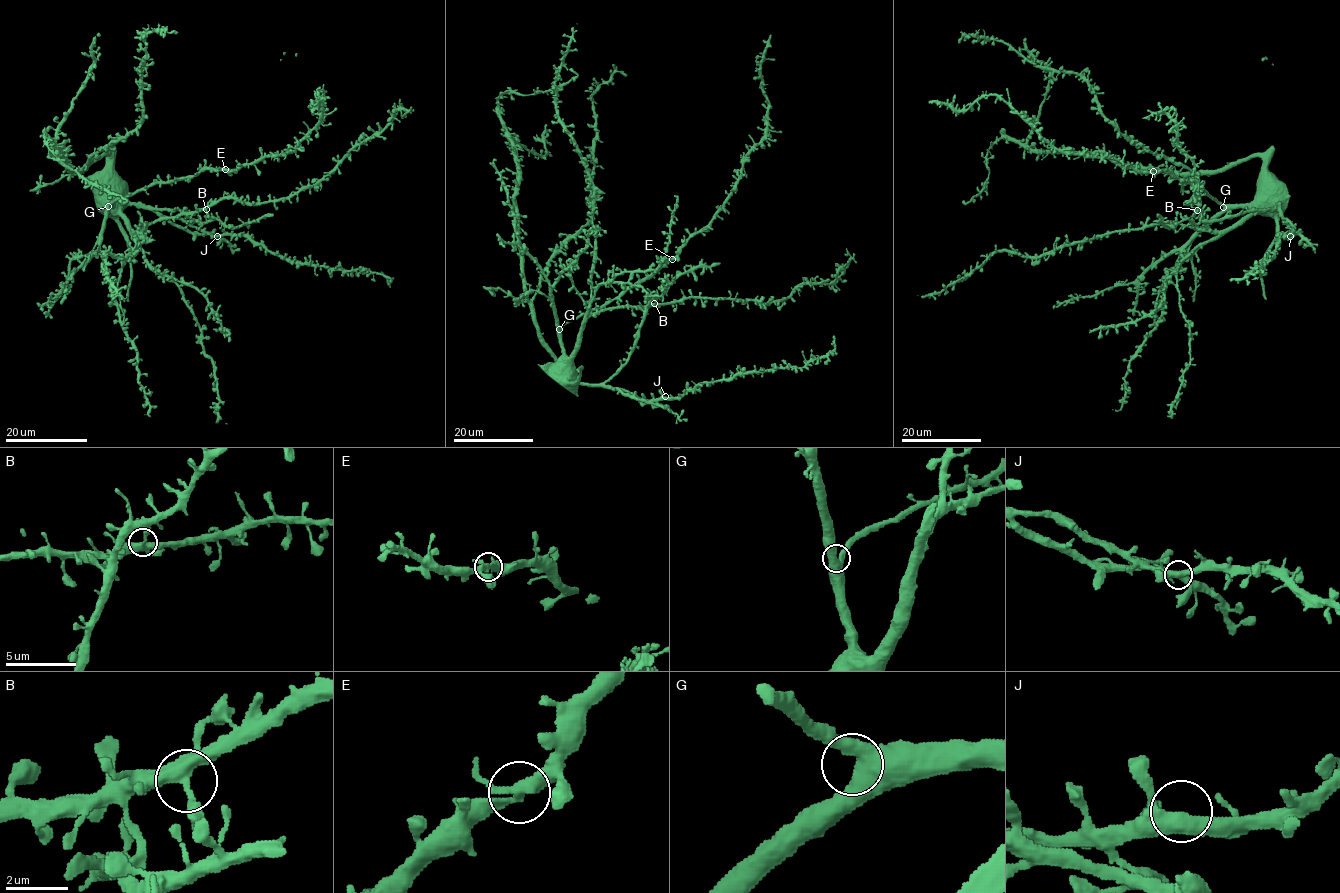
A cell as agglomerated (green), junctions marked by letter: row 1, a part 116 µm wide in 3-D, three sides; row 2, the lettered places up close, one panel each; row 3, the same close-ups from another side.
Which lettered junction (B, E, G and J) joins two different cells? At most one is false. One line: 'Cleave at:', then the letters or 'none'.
Cleave at: none

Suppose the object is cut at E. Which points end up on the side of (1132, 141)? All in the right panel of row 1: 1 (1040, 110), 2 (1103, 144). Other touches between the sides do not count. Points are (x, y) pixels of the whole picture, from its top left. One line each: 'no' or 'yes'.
1: yes
2: yes

